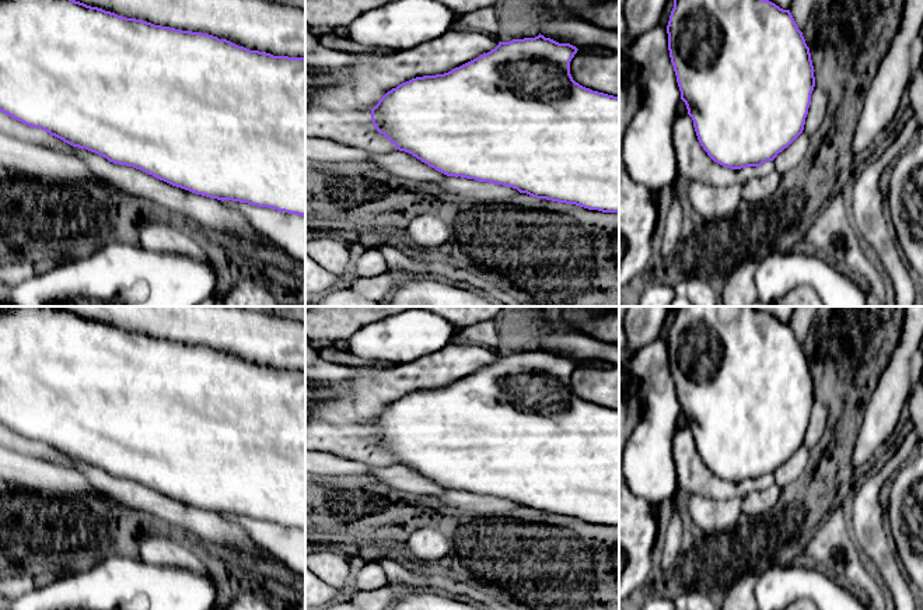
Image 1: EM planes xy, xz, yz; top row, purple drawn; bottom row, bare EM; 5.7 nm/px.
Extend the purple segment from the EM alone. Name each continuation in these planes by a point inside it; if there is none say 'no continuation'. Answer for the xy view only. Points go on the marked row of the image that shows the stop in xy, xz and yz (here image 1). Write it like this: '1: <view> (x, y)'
no continuation

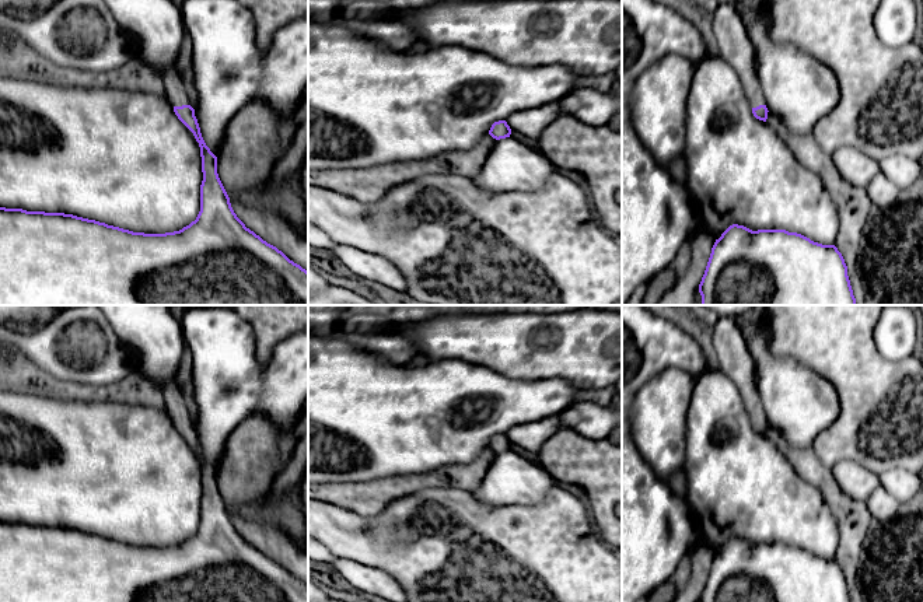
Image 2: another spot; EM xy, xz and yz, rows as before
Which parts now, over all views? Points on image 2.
1: xy (177, 94)

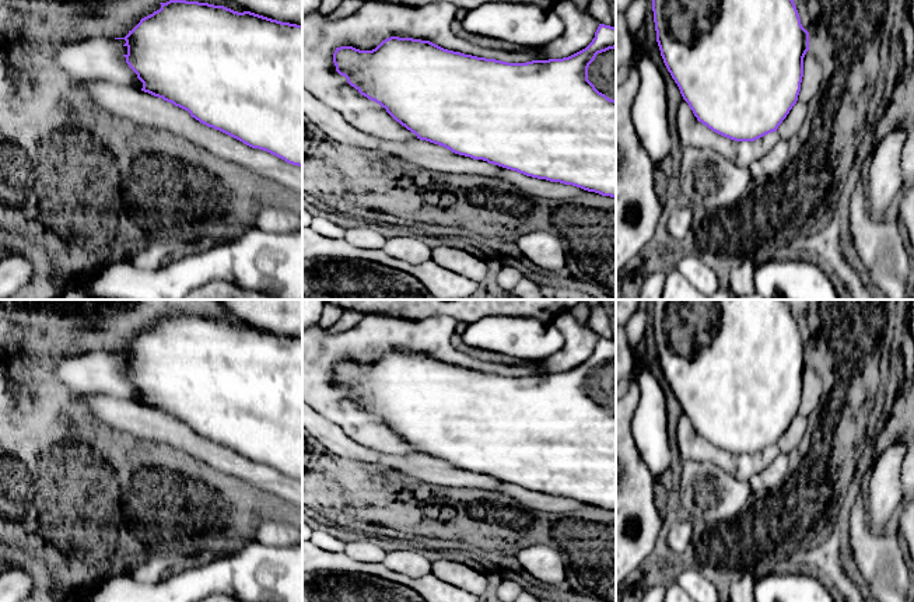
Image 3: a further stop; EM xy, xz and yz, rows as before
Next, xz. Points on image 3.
1: xz (602, 72)

